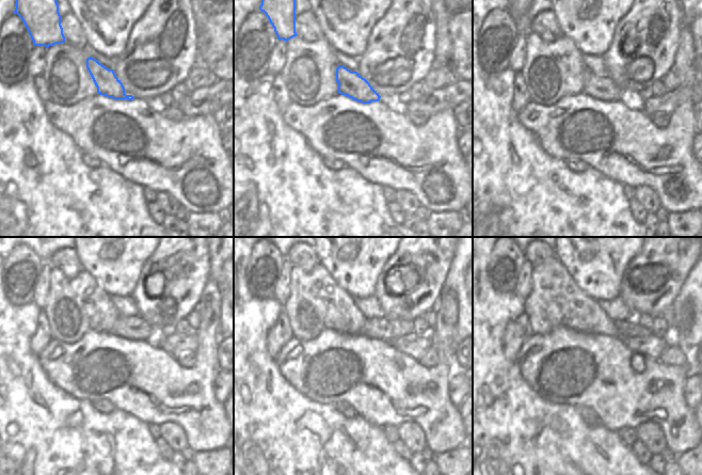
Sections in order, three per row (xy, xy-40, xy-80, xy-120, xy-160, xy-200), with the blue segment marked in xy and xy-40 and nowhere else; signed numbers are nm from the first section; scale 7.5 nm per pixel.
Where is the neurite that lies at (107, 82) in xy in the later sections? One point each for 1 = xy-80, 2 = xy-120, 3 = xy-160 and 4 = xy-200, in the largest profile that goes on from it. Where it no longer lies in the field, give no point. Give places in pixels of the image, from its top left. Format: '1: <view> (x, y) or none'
1: xy-80 (602, 88)
2: xy-120 (134, 328)
3: xy-160 (376, 328)
4: xy-200 (629, 328)

